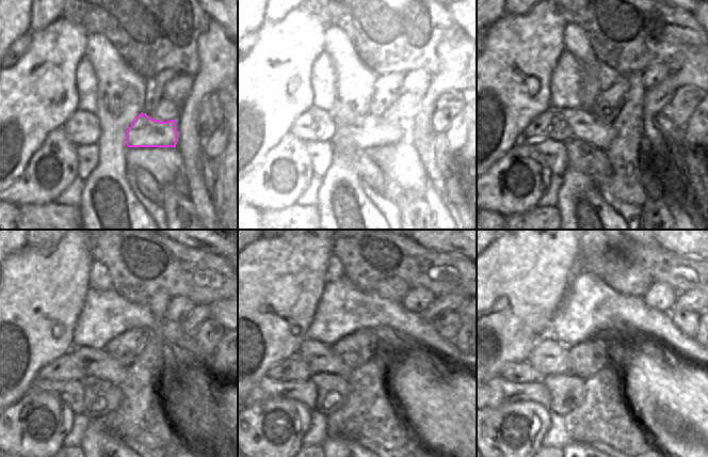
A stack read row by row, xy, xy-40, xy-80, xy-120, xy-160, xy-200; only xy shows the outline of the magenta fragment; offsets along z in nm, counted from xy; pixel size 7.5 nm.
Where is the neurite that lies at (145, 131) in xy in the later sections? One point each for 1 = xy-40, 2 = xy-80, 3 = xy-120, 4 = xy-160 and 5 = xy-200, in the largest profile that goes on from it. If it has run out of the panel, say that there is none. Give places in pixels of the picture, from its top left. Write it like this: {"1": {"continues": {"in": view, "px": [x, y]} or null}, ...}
{"1": {"continues": {"in": "xy-40", "px": [373, 131]}}, "2": {"continues": {"in": "xy-80", "px": [584, 127]}}, "3": {"continues": {"in": "xy-120", "px": [96, 361]}}, "4": {"continues": {"in": "xy-160", "px": [321, 359]}}, "5": {"continues": {"in": "xy-200", "px": [549, 357]}}}

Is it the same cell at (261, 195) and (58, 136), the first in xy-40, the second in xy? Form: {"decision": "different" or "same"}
{"decision": "same"}

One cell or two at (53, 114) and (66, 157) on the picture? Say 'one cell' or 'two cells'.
two cells

